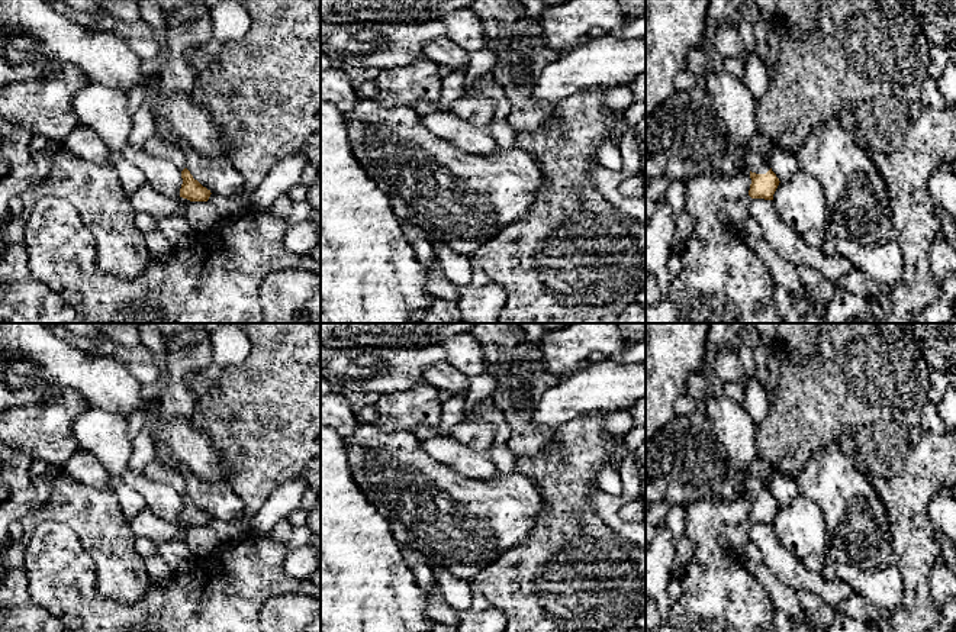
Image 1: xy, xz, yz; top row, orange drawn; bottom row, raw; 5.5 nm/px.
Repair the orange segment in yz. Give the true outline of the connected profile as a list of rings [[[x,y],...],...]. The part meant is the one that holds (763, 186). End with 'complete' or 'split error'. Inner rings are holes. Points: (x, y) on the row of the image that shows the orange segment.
[[[747,151],[744,162],[751,178],[749,196],[751,199],[773,200],[773,194],[780,181],[765,158],[759,152]]]; split error

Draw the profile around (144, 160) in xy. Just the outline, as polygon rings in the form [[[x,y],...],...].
[[[129,142],[120,154],[145,174],[145,180],[157,191],[170,197],[180,196],[181,171],[171,161],[152,155],[149,149],[138,149]]]

